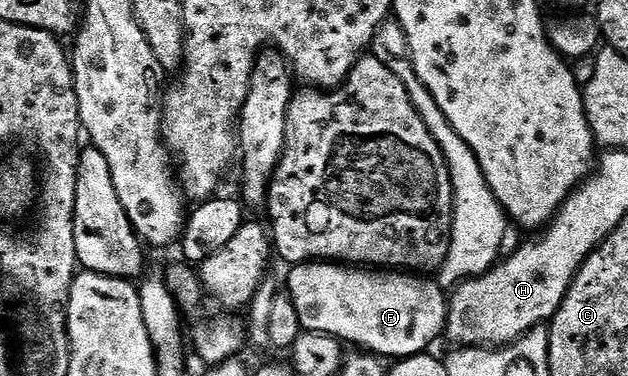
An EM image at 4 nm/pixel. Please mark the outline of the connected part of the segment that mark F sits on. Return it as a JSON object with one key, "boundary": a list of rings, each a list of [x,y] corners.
{"boundary":[[[307,262],[304,264],[295,264],[290,271],[290,292],[288,298],[294,303],[294,313],[298,316],[298,321],[303,329],[308,332],[323,332],[325,336],[332,336],[339,342],[354,344],[359,349],[365,350],[379,358],[394,356],[393,358],[405,358],[408,356],[421,356],[427,351],[426,348],[433,342],[437,336],[443,335],[446,327],[446,309],[448,307],[448,296],[443,289],[439,288],[433,279],[423,278],[418,274],[407,274],[402,270],[363,270],[358,266],[343,266],[338,262]]]}

